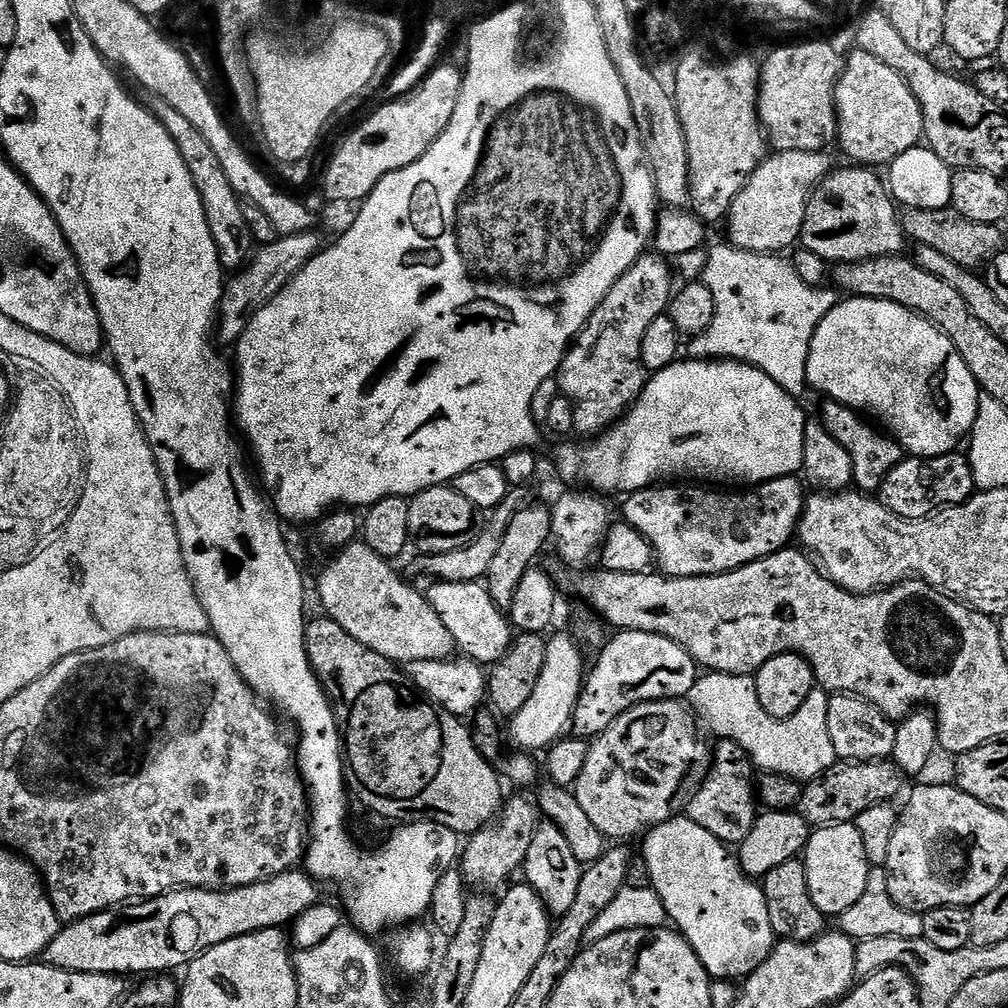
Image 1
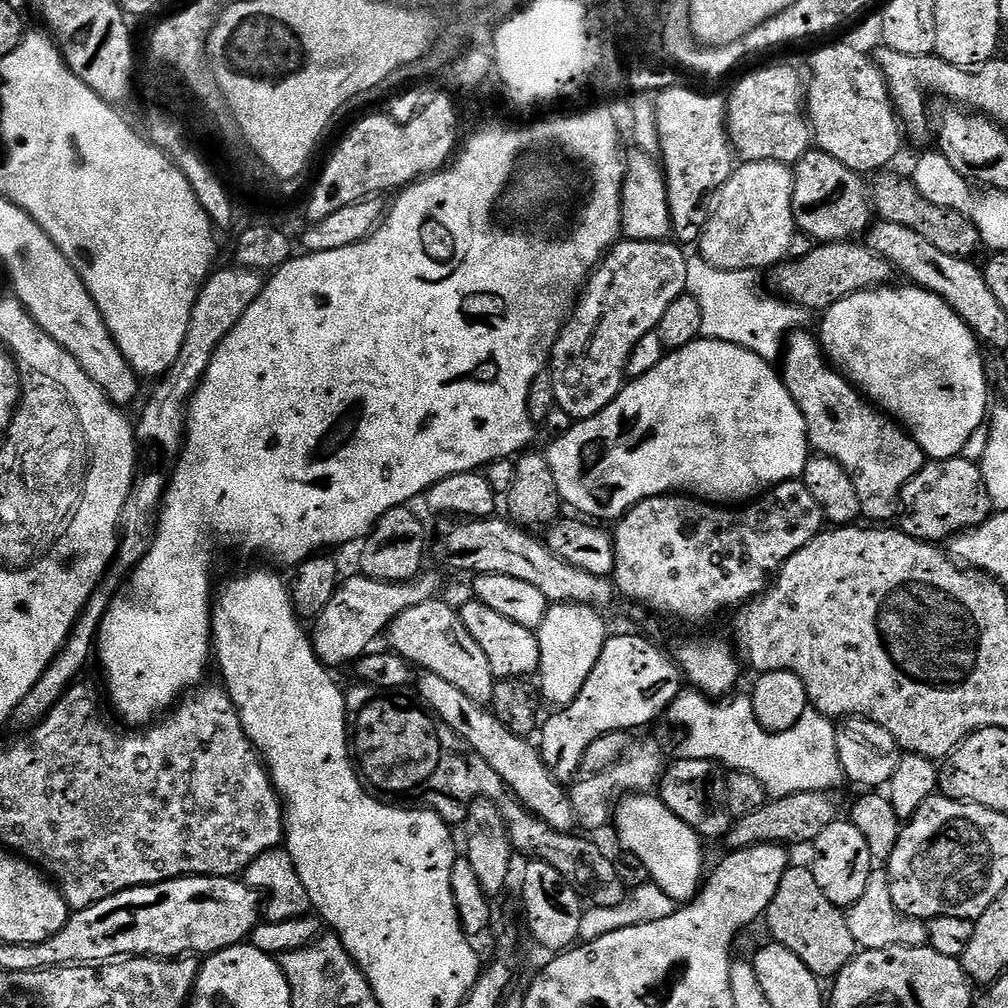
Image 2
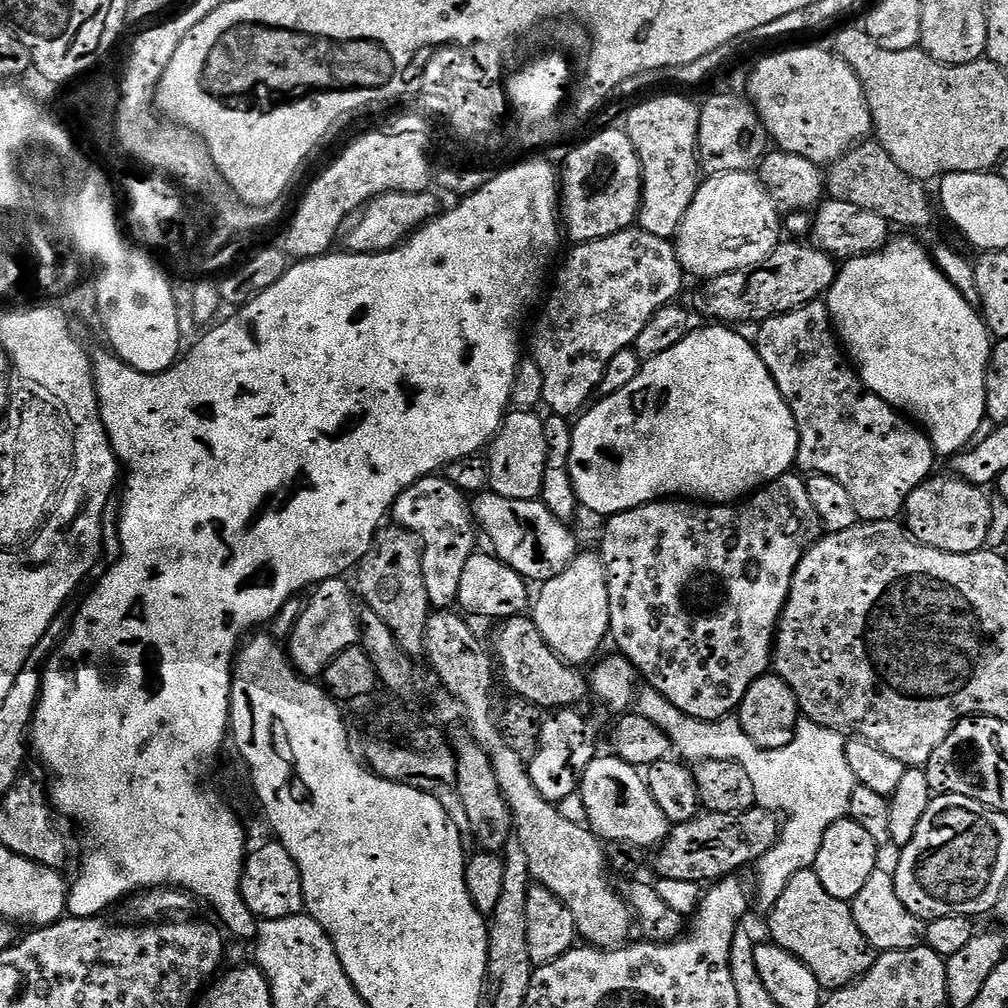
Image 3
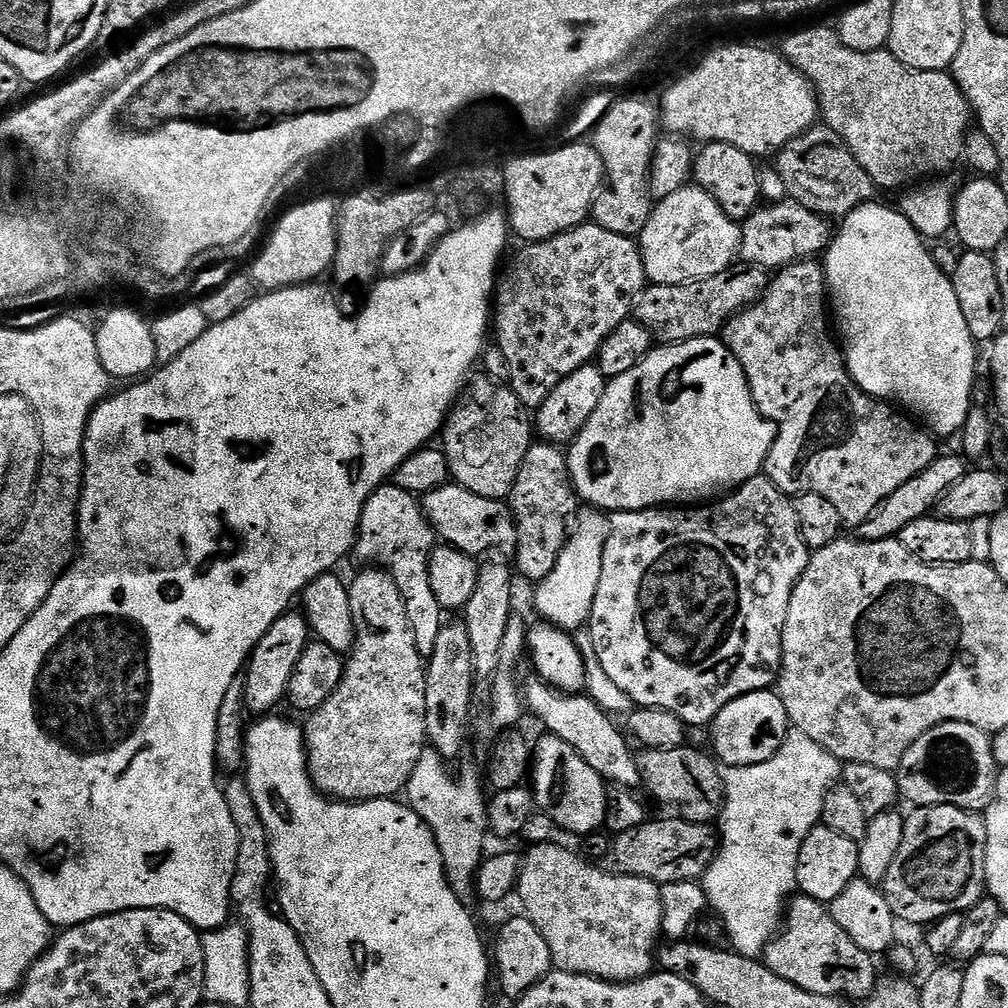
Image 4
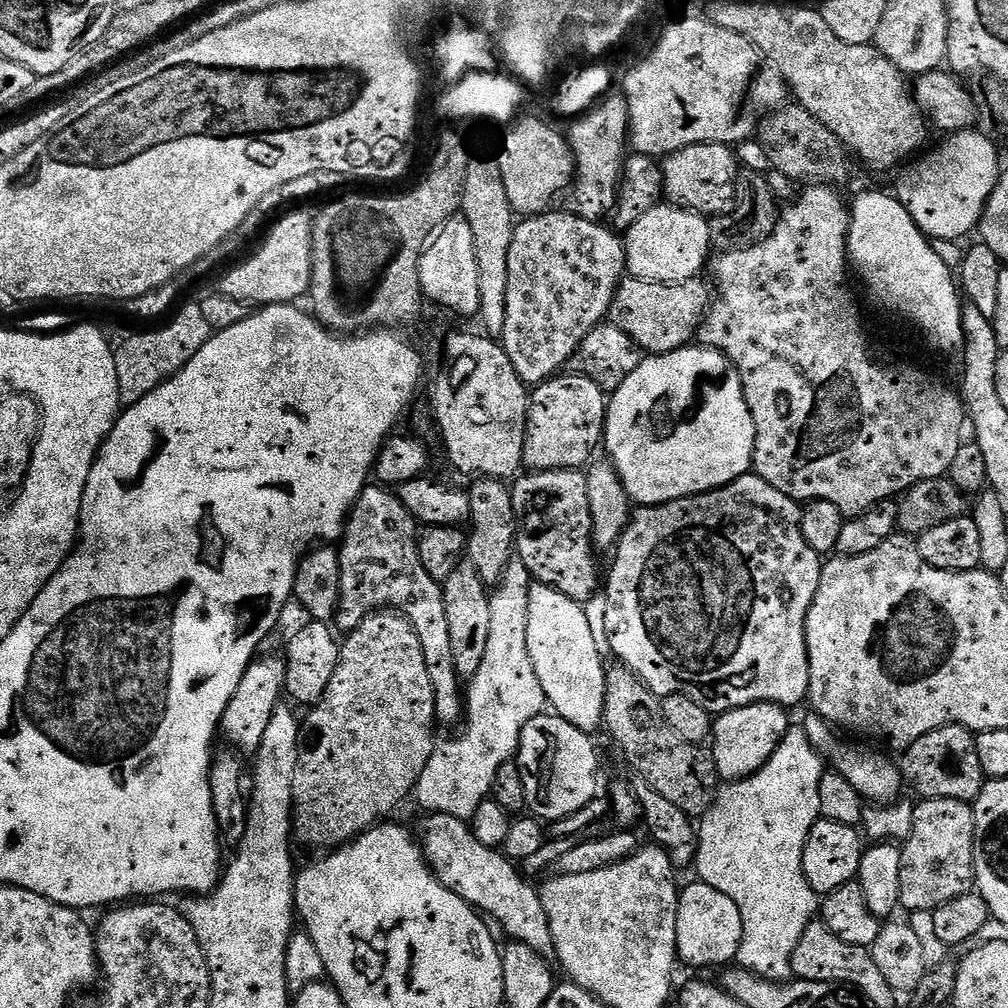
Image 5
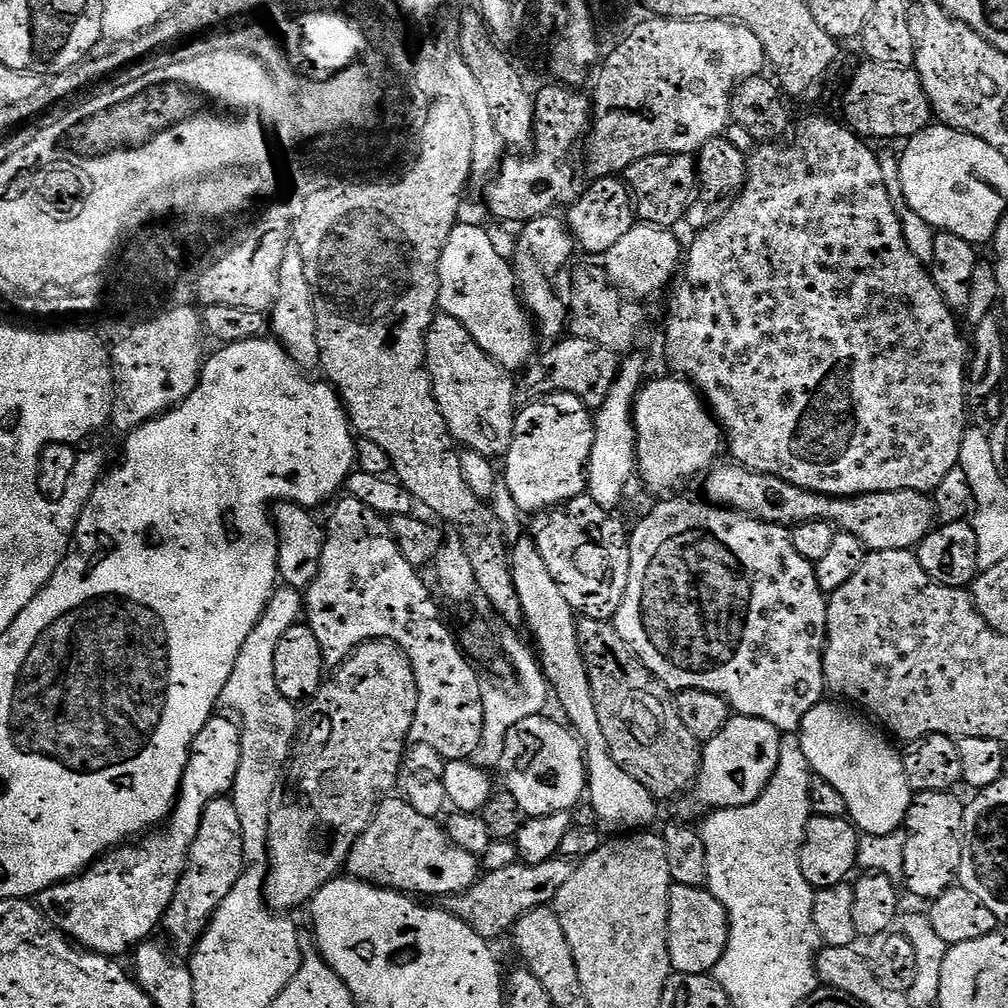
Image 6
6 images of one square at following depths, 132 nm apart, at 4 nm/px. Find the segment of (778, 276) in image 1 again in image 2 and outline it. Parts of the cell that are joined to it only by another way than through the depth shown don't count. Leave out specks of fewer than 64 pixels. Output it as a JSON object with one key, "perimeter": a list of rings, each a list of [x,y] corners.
{"perimeter":[[[692,254],[687,260],[685,293],[692,296],[700,306],[700,335],[703,339],[730,342],[772,362],[775,357],[779,357],[787,334],[805,327],[810,314],[807,309],[781,297],[763,297],[756,290],[755,276],[753,271],[720,270],[698,254]]]}

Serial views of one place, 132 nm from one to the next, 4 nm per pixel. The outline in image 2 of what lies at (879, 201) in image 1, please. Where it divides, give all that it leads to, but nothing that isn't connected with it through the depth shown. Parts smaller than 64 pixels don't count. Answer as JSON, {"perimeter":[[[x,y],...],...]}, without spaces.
{"perimeter":[[[809,150],[794,165],[792,173],[792,213],[797,229],[815,242],[848,242],[873,223],[874,209],[870,192],[861,173],[850,170],[830,158],[830,154]]]}

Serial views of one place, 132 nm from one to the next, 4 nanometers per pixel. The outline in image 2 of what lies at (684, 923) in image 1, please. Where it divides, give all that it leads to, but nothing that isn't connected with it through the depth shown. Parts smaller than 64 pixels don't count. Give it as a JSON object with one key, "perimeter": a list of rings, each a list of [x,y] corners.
{"perimeter":[[[629,793],[621,797],[613,809],[612,824],[621,846],[644,866],[653,883],[677,903],[684,904],[695,897],[704,876],[702,838],[666,807],[659,795]]]}

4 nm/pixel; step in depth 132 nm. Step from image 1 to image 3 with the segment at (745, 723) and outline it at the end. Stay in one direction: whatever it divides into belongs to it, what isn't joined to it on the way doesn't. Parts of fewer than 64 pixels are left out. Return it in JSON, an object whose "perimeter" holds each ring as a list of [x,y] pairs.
{"perimeter":[[[651,690],[639,693],[638,714],[642,718],[650,718],[654,726],[673,738],[712,736],[697,746],[695,759],[734,760],[741,764],[754,782],[757,805],[783,817],[780,839],[754,868],[761,902],[765,906],[775,904],[794,874],[813,867],[826,830],[834,826],[834,822],[847,817],[850,794],[854,794],[858,783],[847,761],[845,737],[804,718],[796,726],[796,737],[786,746],[759,748],[735,719],[724,718],[716,722],[720,724],[703,724],[703,719],[688,716],[661,692]]]}

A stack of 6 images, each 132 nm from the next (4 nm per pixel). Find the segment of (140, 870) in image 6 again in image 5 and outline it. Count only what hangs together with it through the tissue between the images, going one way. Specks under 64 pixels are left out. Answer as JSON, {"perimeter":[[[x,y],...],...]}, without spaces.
{"perimeter":[[[272,656],[266,657],[265,660],[263,658],[253,660],[246,674],[242,674],[242,682],[238,682],[238,690],[234,690],[234,698],[230,698],[224,717],[220,720],[219,731],[222,736],[233,744],[229,744],[233,749],[239,750],[245,757],[255,757],[262,746],[262,738],[266,734],[266,726],[270,726],[274,710],[281,707],[280,692],[282,696],[284,665],[283,659],[275,660]]]}

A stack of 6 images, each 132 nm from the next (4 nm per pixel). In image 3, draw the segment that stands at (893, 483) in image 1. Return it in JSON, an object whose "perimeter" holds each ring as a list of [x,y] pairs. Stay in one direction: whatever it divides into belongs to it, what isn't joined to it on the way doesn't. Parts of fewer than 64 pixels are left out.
{"perimeter":[[[933,474],[910,494],[906,505],[911,539],[946,554],[974,554],[985,551],[992,525],[992,500],[985,489],[955,474]]]}

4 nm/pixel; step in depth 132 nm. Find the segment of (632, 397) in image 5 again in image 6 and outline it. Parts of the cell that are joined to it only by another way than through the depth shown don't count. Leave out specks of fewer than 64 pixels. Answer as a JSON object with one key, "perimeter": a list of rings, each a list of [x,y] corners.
{"perimeter":[[[667,374],[661,380],[649,379],[636,396],[634,419],[636,422],[636,462],[638,476],[644,479],[648,488],[664,492],[691,476],[707,473],[717,463],[720,448],[722,452],[722,429],[711,415],[695,384],[675,374]]]}

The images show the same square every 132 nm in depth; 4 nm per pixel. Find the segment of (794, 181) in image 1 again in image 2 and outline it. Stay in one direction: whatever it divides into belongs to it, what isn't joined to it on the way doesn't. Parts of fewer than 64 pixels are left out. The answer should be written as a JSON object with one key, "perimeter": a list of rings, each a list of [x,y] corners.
{"perimeter":[[[769,160],[741,163],[715,197],[704,233],[698,241],[698,255],[711,266],[728,271],[753,271],[768,267],[771,269],[781,263],[787,257],[790,238],[794,237],[798,230],[792,213],[792,173],[793,169],[789,165]]]}

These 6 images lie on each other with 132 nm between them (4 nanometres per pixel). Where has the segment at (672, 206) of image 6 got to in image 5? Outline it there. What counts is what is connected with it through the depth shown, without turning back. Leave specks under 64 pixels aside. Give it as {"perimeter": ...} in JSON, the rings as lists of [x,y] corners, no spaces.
{"perimeter":[[[695,144],[663,157],[664,196],[667,203],[701,214],[728,218],[738,207],[735,151],[726,144]]]}

